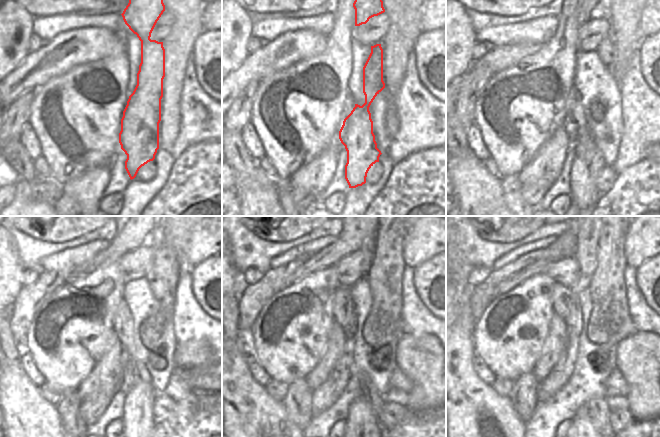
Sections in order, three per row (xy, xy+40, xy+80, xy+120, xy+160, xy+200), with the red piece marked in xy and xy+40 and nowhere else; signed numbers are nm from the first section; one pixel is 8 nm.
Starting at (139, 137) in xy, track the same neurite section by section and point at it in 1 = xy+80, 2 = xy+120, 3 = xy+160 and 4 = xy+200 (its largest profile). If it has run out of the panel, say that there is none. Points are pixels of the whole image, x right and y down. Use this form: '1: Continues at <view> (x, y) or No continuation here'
1: Continues at xy+80 (588, 161)
2: Continues at xy+120 (138, 419)
3: Continues at xy+160 (361, 419)
4: Continues at xy+200 (582, 419)

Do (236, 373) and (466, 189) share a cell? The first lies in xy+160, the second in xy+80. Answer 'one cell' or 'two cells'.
one cell

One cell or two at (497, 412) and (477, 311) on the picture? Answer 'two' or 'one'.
two

